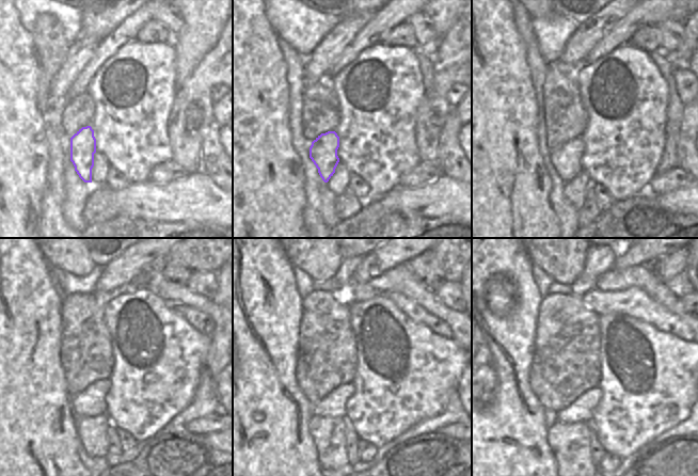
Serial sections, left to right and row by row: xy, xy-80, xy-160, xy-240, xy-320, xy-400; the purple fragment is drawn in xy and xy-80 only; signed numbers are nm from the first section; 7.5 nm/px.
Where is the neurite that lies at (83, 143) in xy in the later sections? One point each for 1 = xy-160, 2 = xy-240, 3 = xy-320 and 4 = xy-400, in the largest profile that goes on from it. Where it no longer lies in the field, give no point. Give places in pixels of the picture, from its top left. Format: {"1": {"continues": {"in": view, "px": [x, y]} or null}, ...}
{"1": {"continues": {"in": "xy-160", "px": [566, 159]}}, "2": {"continues": {"in": "xy-240", "px": [91, 402]}}, "3": {"continues": {"in": "xy-320", "px": [333, 405]}}, "4": {"continues": {"in": "xy-400", "px": [582, 410]}}}

